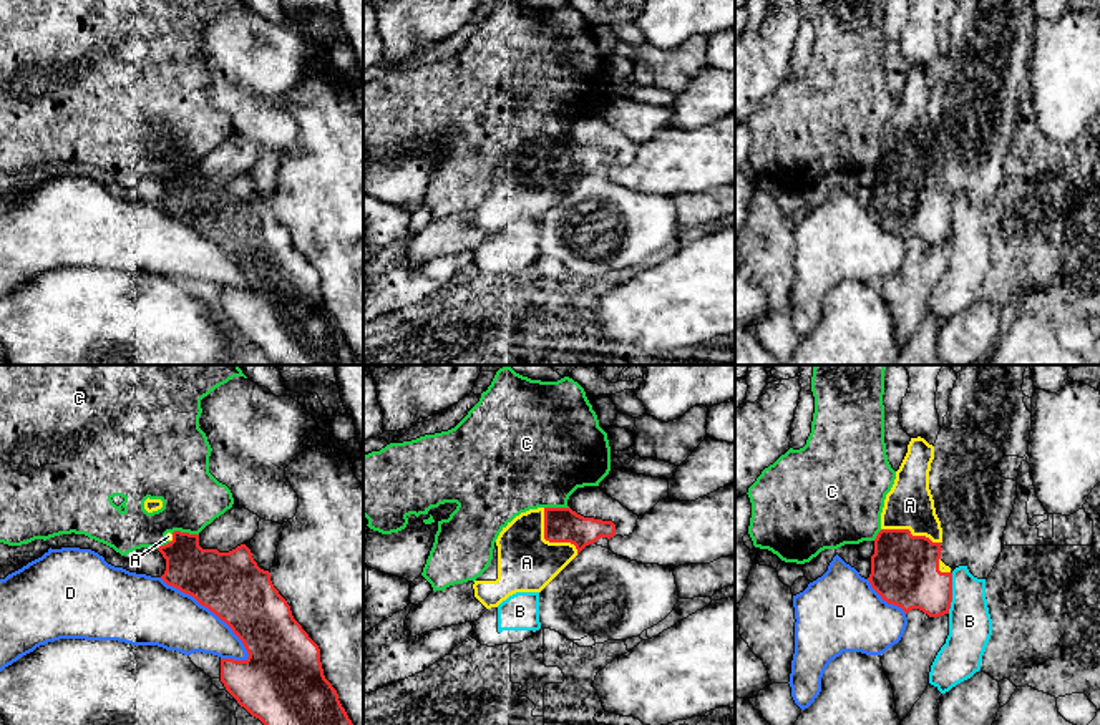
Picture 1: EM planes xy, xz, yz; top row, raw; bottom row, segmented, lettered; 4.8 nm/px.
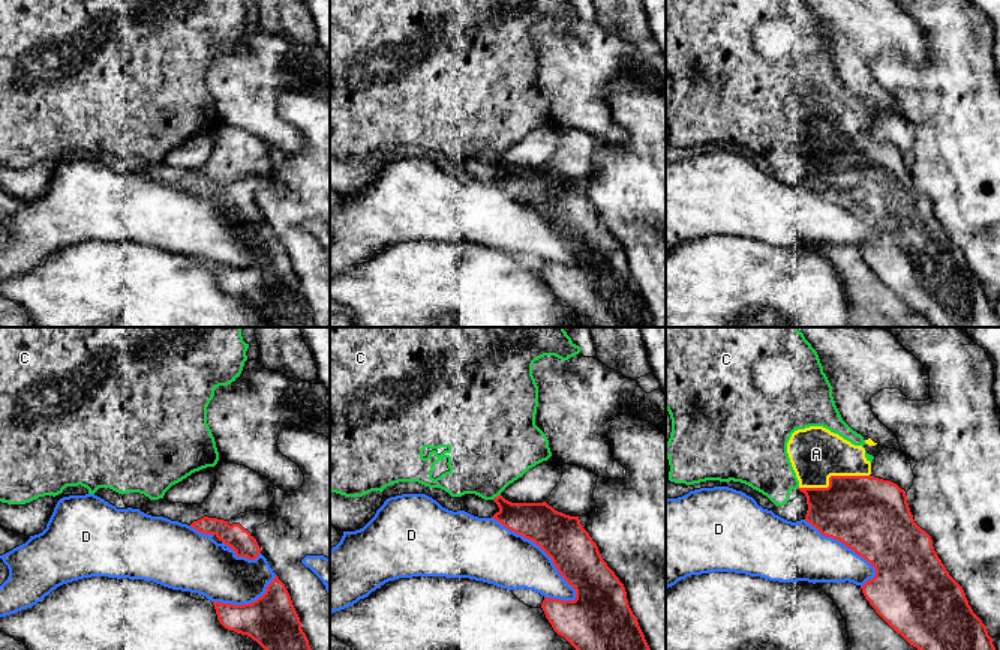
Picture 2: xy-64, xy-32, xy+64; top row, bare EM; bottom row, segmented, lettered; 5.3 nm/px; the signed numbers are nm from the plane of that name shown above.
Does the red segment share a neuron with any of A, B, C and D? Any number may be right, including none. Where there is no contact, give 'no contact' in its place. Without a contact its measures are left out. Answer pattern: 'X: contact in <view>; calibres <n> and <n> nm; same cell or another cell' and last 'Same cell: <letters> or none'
A: contact in xz; calibres 180 and 280 nm; same cell
B: contact in yz; calibres 340 and 200 nm; another cell
C: contact in xy; calibres 260 and 300 nm; another cell
D: contact in xy; calibres 320 and 300 nm; another cell
Same cell: A

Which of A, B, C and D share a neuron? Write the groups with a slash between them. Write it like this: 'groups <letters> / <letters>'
groups A / B / C / D

